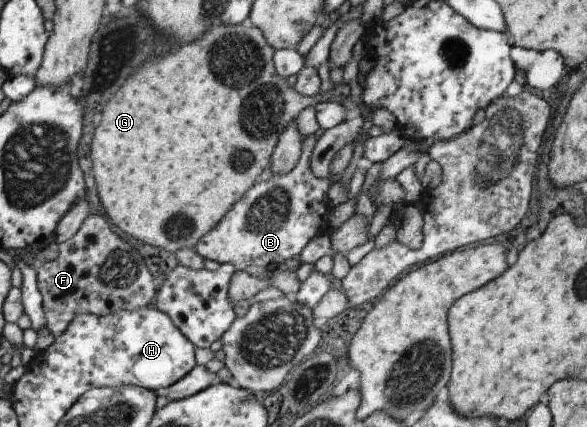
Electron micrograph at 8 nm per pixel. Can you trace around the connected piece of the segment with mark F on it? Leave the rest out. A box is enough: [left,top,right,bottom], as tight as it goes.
[35,215,158,337]

